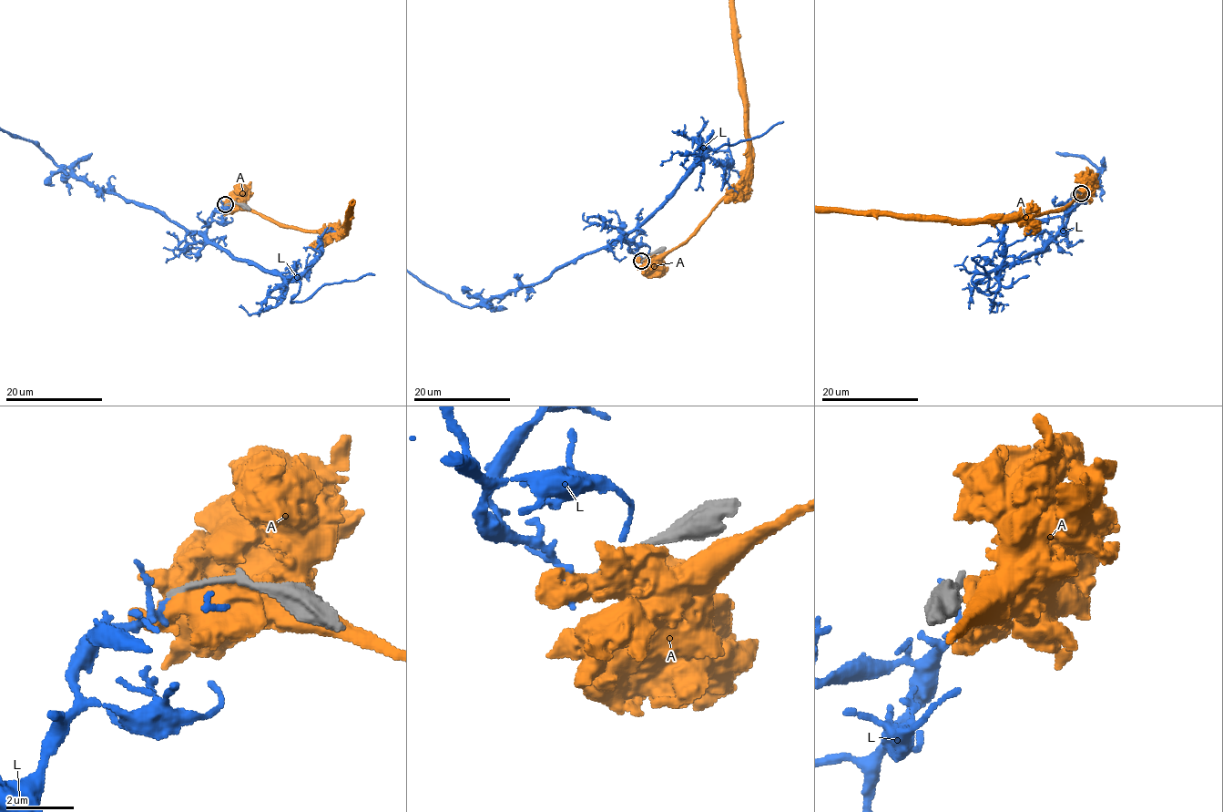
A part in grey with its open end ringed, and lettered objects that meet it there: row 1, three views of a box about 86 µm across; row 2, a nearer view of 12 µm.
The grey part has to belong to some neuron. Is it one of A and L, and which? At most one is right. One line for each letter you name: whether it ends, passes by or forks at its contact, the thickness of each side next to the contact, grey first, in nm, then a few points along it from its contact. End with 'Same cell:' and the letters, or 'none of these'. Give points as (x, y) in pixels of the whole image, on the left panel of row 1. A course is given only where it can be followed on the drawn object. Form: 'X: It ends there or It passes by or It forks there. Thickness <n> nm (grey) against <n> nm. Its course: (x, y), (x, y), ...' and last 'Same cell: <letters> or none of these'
Same cell: none of these

